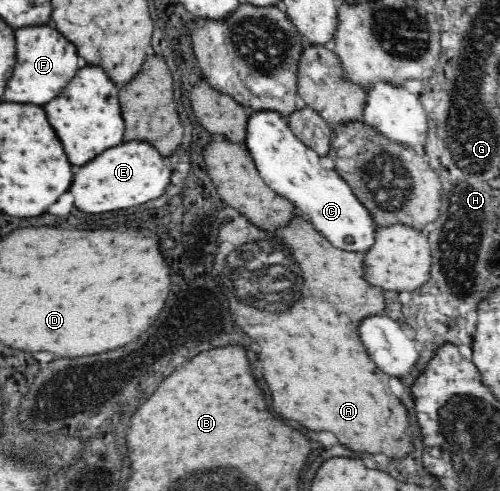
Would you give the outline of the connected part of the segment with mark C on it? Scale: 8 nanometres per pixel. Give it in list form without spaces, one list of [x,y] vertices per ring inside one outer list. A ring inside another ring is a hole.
[[[263,111],[252,114],[248,119],[246,147],[262,179],[279,196],[295,205],[298,213],[305,216],[334,247],[346,252],[368,254],[376,243],[378,229],[370,210],[356,197],[336,169],[322,167],[320,156],[293,134],[282,117],[275,111]]]

